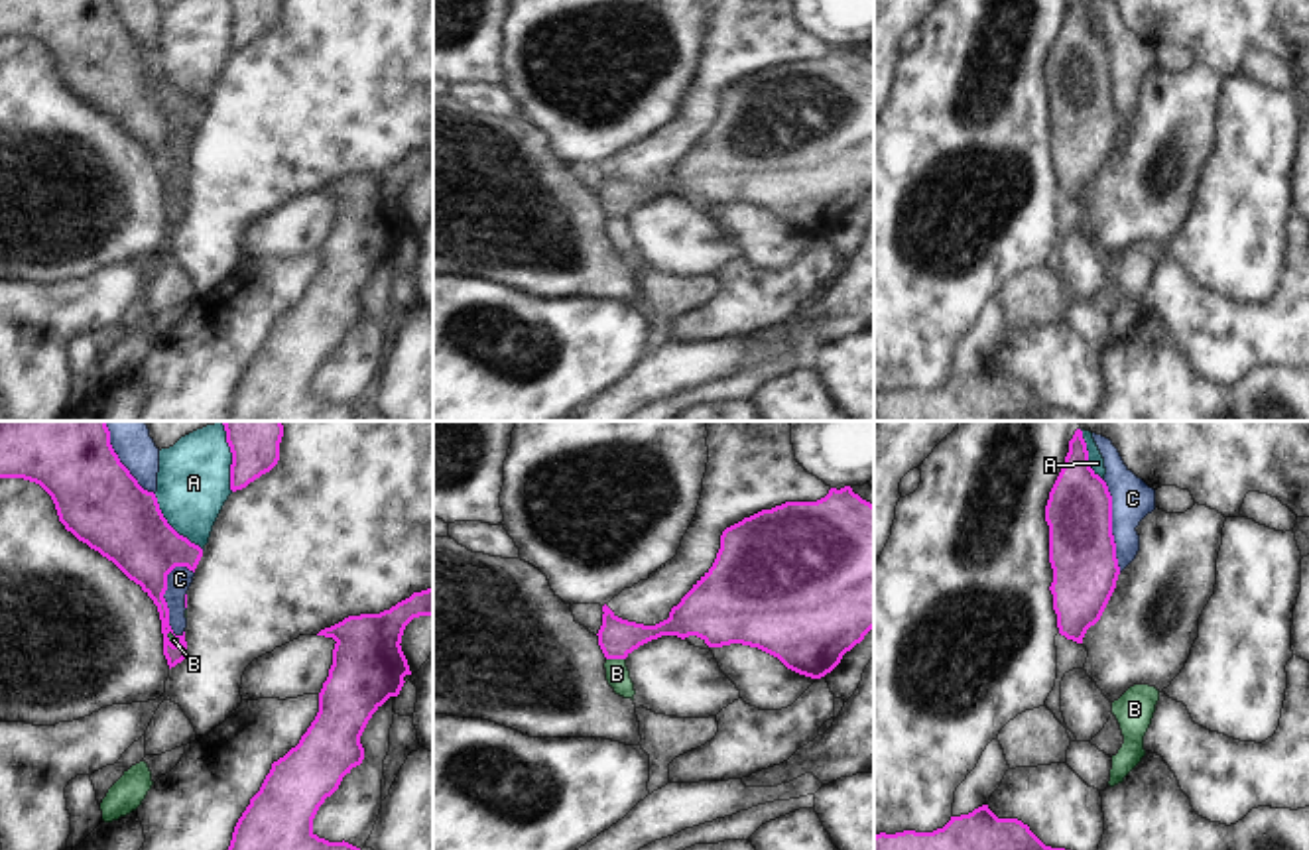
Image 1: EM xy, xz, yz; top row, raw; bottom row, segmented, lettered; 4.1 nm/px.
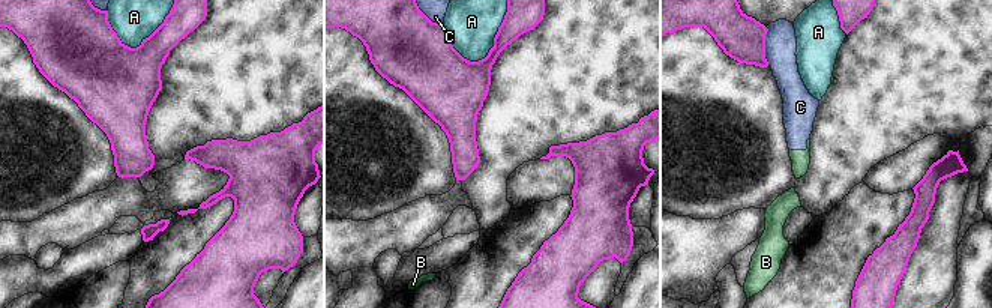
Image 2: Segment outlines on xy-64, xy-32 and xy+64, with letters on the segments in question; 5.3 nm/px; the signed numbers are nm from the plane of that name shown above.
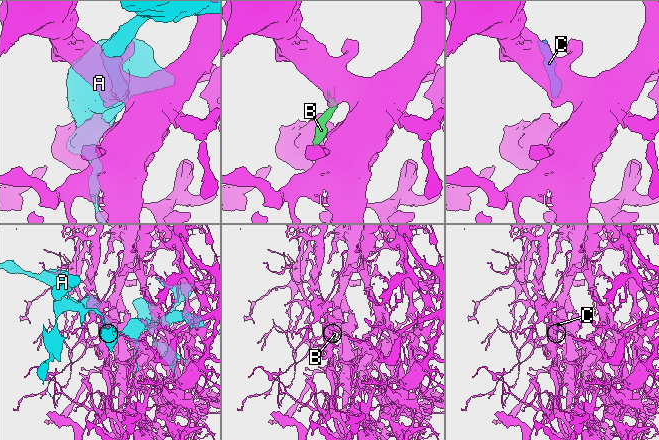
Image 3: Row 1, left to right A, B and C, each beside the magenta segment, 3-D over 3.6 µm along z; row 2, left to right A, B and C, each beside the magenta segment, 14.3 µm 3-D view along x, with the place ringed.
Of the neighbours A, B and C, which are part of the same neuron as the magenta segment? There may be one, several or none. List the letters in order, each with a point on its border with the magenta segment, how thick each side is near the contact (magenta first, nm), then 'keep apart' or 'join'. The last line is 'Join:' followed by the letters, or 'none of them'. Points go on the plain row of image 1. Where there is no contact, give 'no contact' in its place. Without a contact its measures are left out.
A: xy (170, 85) | 320/300 nm | keep apart
B: xz (617, 217) | 160/100 nm | keep apart
C: xy (166, 162) | 280/100 nm | keep apart
Join: none of them

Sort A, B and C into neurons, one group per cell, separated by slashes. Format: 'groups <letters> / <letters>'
groups A / B C

